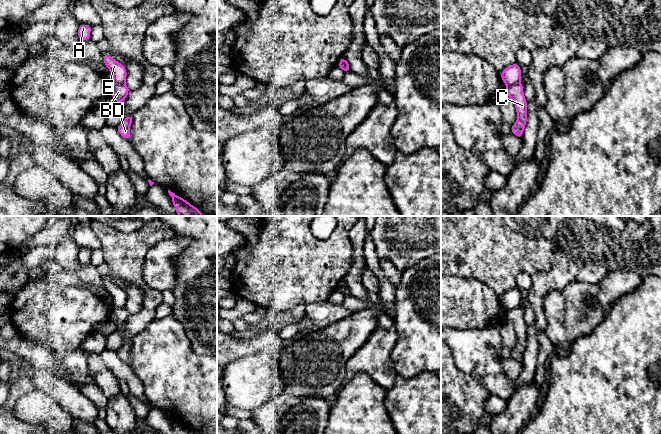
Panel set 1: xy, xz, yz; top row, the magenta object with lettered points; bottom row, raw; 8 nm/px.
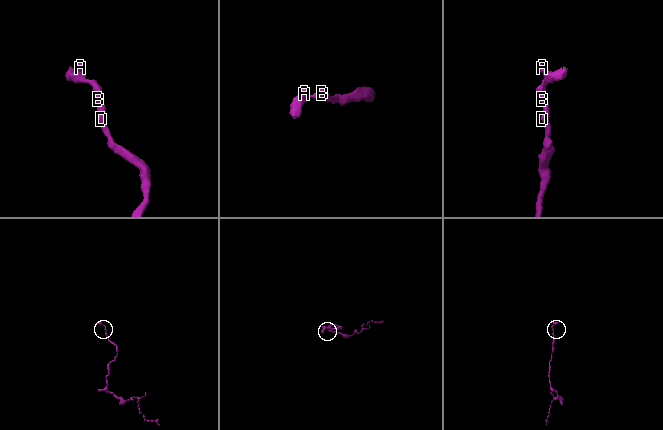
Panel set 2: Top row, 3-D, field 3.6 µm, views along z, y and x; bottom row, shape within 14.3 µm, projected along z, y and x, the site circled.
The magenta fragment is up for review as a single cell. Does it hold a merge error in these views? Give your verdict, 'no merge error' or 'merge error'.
merge error

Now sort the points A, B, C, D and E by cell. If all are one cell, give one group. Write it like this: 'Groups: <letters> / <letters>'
Groups: A E / B C D

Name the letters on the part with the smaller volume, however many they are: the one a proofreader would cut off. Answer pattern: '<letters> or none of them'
A, E

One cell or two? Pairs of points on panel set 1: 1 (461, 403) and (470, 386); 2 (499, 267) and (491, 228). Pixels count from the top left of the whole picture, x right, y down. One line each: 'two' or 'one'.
1: one
2: one

